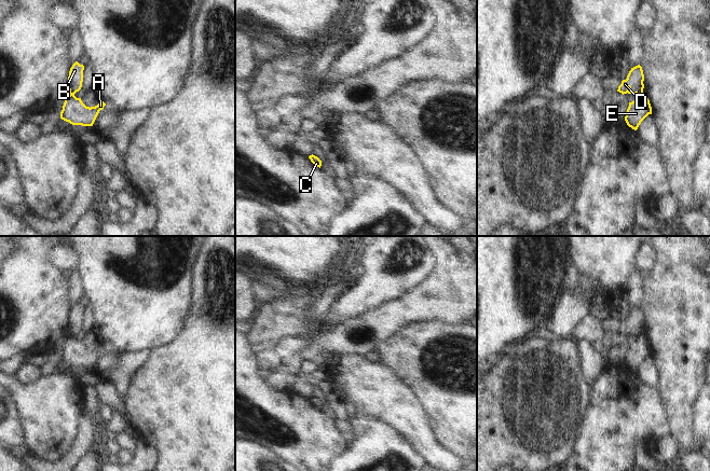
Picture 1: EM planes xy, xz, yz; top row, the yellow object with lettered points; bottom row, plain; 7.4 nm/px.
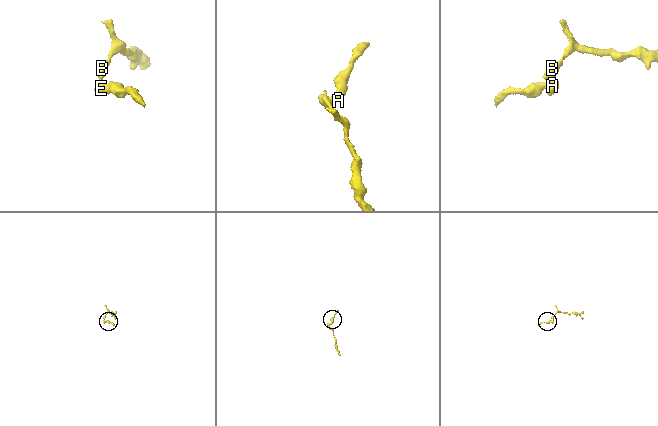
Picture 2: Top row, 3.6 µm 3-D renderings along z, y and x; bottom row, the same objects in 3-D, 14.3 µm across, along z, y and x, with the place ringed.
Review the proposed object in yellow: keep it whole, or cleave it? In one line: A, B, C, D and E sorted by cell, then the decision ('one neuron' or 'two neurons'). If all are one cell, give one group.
groups A C E / B D; two neurons

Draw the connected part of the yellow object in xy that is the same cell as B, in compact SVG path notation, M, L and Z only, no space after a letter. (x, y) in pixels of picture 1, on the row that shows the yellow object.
M76 61L69 71L68 89L70 95L74 95L82 87L84 66Z

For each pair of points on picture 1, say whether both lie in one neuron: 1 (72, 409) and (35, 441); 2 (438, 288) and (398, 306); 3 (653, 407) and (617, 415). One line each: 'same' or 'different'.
1: same
2: same
3: same

